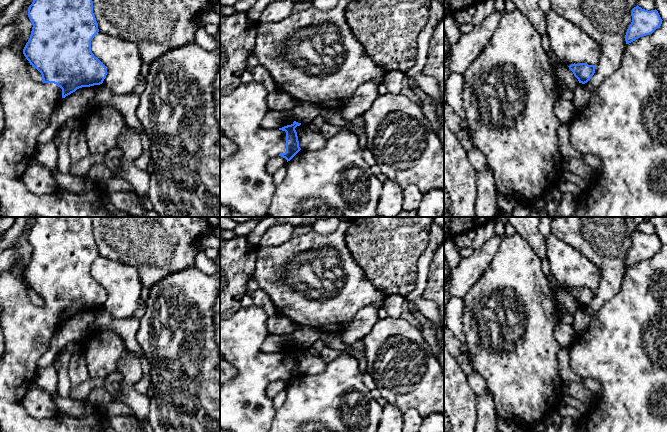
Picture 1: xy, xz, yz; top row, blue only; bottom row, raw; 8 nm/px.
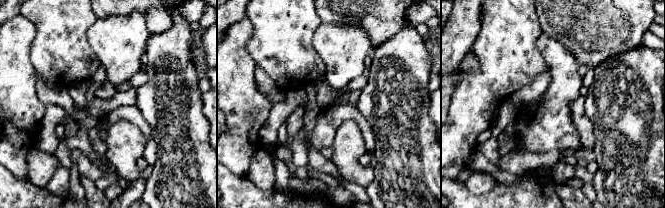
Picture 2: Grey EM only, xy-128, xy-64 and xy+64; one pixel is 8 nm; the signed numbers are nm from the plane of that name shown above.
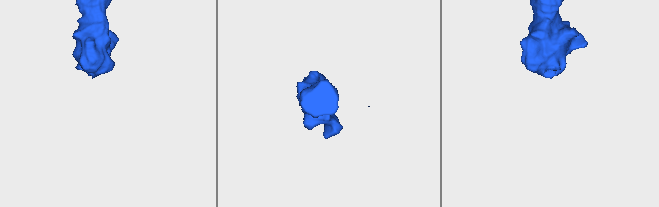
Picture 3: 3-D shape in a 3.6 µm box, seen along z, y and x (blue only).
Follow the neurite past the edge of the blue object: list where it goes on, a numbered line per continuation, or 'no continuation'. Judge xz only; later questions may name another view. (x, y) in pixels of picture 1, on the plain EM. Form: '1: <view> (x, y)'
1: xz (244, 405)

